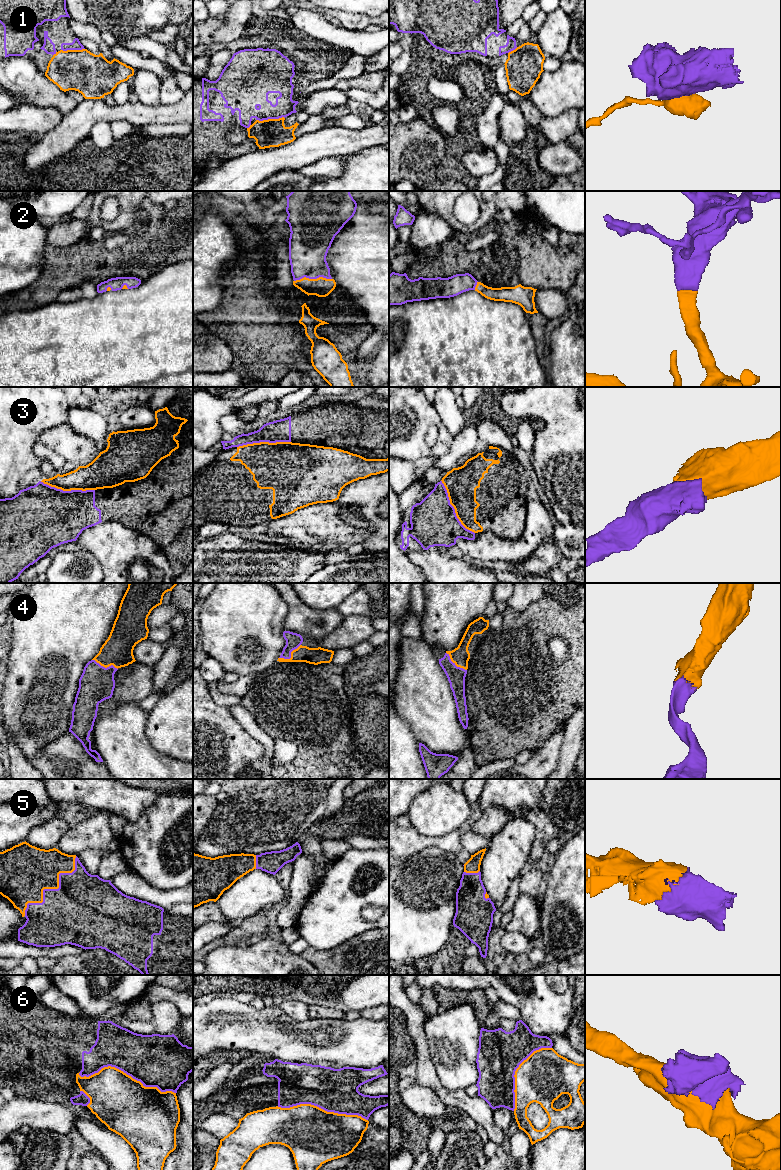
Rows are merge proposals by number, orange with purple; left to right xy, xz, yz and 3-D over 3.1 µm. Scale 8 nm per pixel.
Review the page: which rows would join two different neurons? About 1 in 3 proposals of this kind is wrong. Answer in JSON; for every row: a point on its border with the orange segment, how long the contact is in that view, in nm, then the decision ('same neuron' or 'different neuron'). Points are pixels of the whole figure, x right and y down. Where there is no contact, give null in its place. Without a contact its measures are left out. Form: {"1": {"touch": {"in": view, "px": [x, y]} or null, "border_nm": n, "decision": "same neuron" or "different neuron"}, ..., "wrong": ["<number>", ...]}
{"1": {"touch": {"in": "xz", "px": [270, 119]}, "border_nm": 240, "decision": "different neuron"}, "2": {"touch": {"in": "xz", "px": [312, 279]}, "border_nm": 300, "decision": "same neuron"}, "3": {"touch": {"in": "yz", "px": [454, 508]}, "border_nm": 500, "decision": "different neuron"}, "4": {"touch": {"in": "xz", "px": [291, 656]}, "border_nm": 200, "decision": "same neuron"}, "5": {"touch": {"in": "xy", "px": [52, 888]}, "border_nm": 650, "decision": "same neuron"}, "6": {"touch": {"in": "xy", "px": [126, 1074]}, "border_nm": 800, "decision": "different neuron"}, "wrong": ["1", "3", "6"]}

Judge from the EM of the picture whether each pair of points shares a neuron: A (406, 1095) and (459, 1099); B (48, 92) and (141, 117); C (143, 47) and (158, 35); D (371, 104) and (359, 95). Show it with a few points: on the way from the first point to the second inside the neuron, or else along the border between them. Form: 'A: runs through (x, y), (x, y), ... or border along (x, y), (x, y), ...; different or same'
A: border along (419, 1083), (428, 1086), (447, 1106); different
B: border along (78, 103), (63, 116); different
C: border along (148, 36), (170, 47); different
D: runs through (368, 101), (362, 96); same

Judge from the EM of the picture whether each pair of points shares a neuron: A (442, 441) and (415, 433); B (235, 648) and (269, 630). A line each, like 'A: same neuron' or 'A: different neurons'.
A: same neuron
B: same neuron

